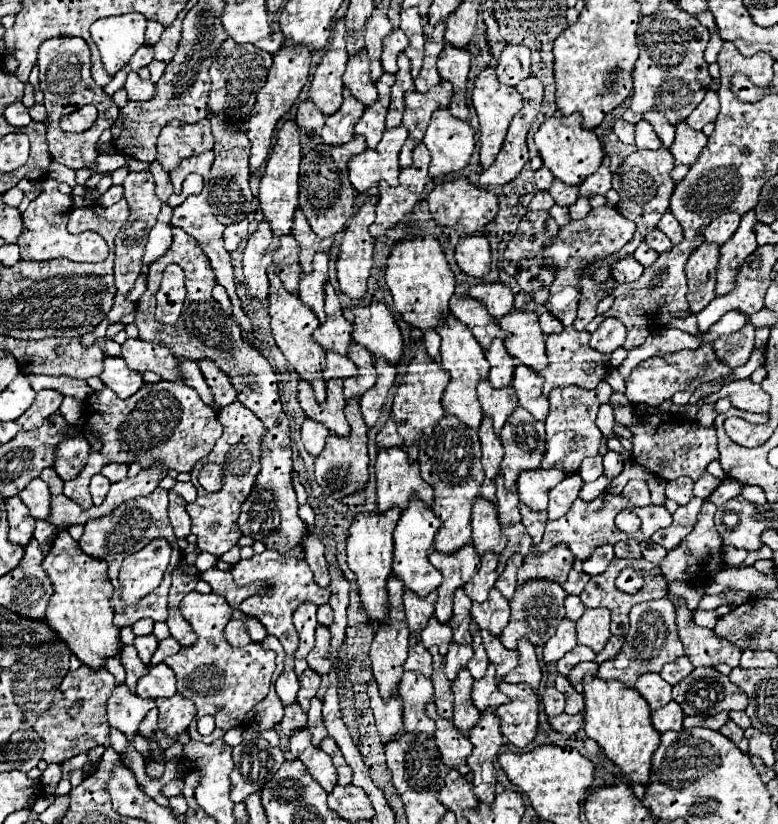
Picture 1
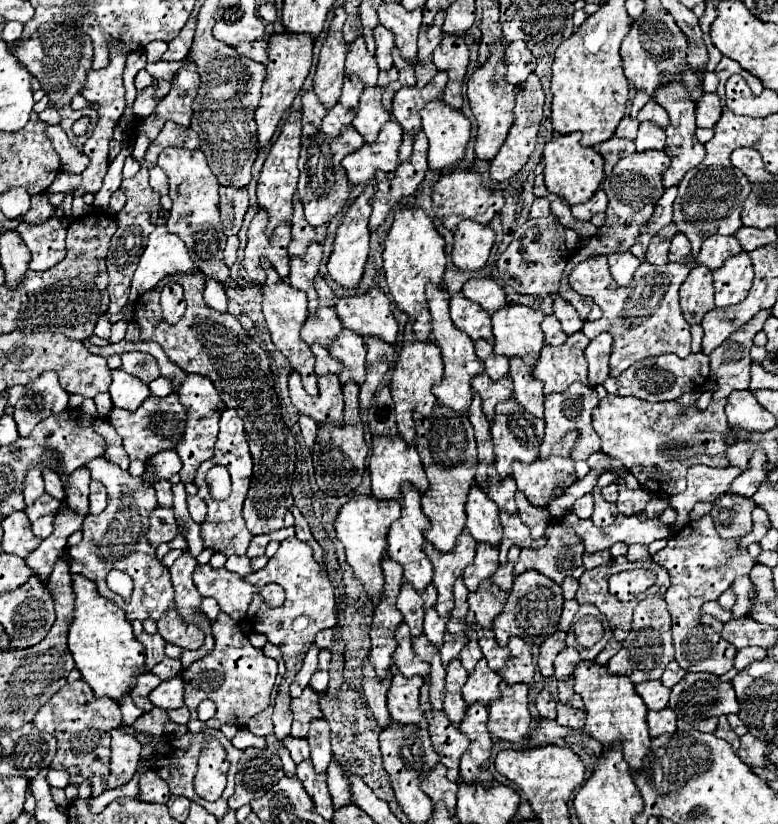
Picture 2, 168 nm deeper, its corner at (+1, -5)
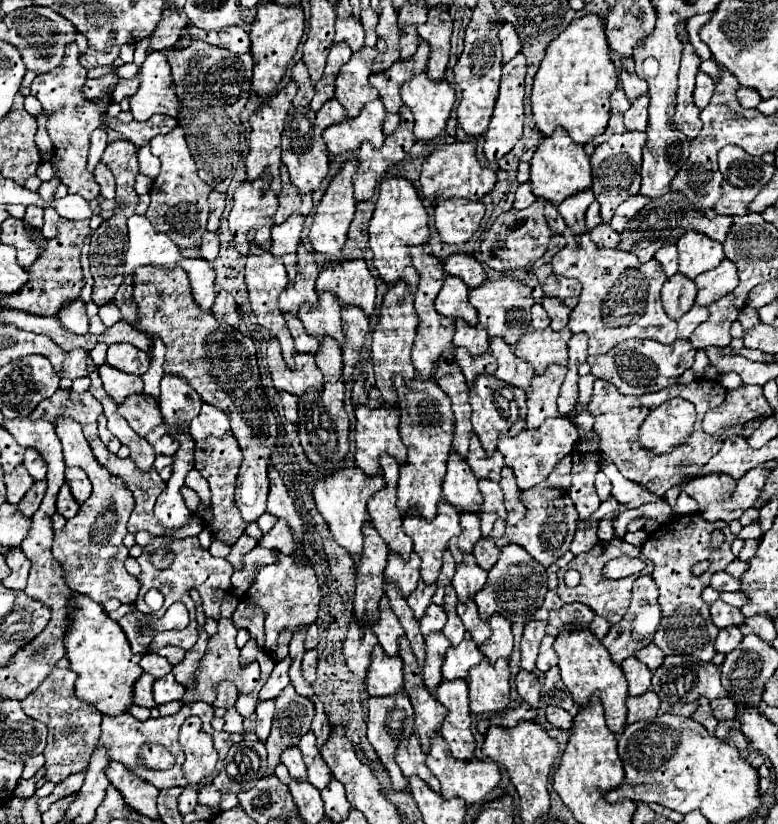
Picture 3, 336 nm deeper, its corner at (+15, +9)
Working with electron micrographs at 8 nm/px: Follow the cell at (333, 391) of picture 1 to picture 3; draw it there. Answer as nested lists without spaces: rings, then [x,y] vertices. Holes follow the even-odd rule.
[[[272,338],[268,344],[268,368],[276,390],[302,396],[308,390],[324,388],[324,378],[312,354],[296,354],[294,362],[296,362],[296,368],[290,370],[280,354],[280,344]]]

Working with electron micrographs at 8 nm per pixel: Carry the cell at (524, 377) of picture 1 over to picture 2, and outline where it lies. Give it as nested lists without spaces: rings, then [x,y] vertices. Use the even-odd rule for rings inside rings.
[[[510,358],[510,378],[514,382],[514,398],[536,418],[544,418],[542,382],[536,380],[520,358]]]

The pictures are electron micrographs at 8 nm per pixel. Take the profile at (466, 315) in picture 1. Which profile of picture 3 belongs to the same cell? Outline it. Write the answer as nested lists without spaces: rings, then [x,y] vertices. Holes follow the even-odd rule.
[[[446,276],[444,284],[442,284],[442,290],[434,300],[436,310],[442,316],[448,316],[448,318],[454,318],[454,320],[462,318],[470,326],[476,326],[478,324],[478,314],[476,314],[476,308],[468,302],[468,292],[470,292],[468,286],[460,278]]]

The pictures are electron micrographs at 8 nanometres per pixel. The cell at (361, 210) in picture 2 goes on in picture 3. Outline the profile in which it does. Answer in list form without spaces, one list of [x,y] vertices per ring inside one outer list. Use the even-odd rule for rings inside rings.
[[[354,158],[344,162],[342,170],[336,174],[336,178],[330,182],[328,190],[324,192],[324,198],[320,200],[316,216],[314,216],[314,224],[310,228],[310,242],[312,242],[314,250],[330,260],[338,260],[342,256],[342,246],[348,238],[348,228],[354,218],[356,202],[352,196],[352,176],[356,174],[356,170],[358,170],[358,162]]]

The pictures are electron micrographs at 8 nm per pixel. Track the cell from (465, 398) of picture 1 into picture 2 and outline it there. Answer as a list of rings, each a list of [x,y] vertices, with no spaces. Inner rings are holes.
[[[428,284],[426,286],[426,296],[428,296],[428,306],[430,306],[430,314],[432,314],[432,334],[436,344],[442,348],[442,360],[444,360],[444,376],[440,380],[440,384],[436,384],[432,388],[434,396],[438,398],[438,402],[442,402],[448,408],[454,408],[456,412],[466,412],[470,408],[470,400],[472,400],[472,388],[470,388],[470,380],[484,372],[484,364],[482,360],[478,360],[478,356],[474,354],[474,342],[470,340],[470,336],[466,336],[462,330],[458,330],[448,314],[448,302],[450,302],[450,294],[446,292],[446,288],[436,286],[436,284]]]

